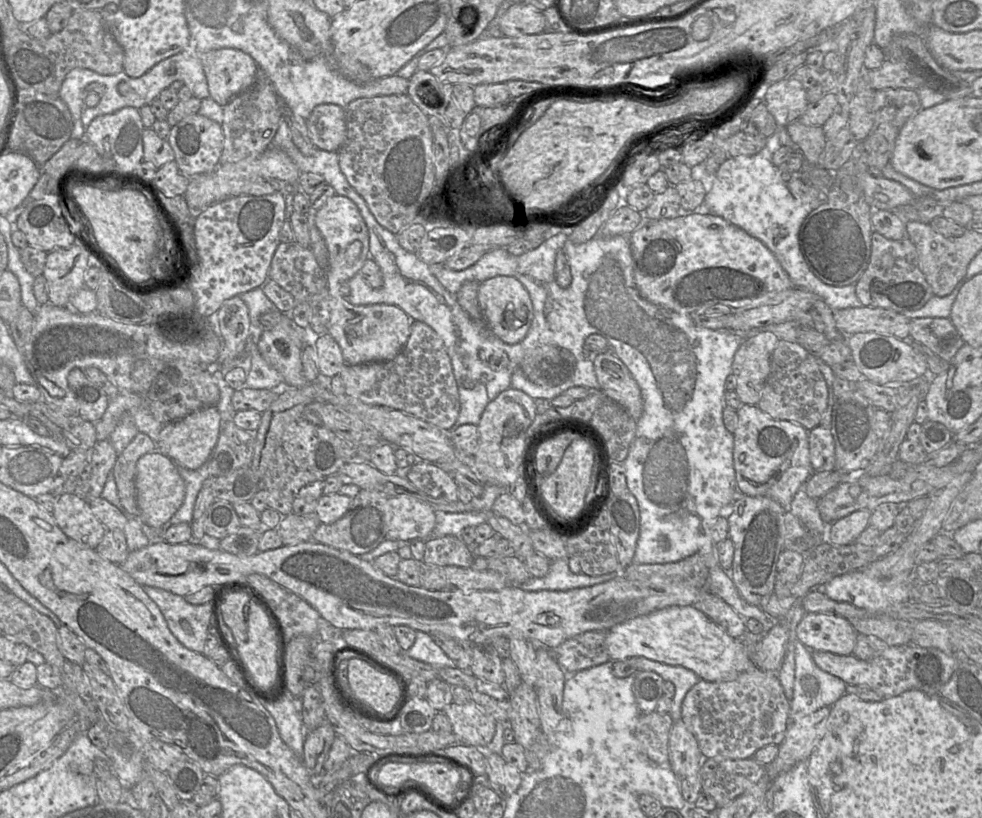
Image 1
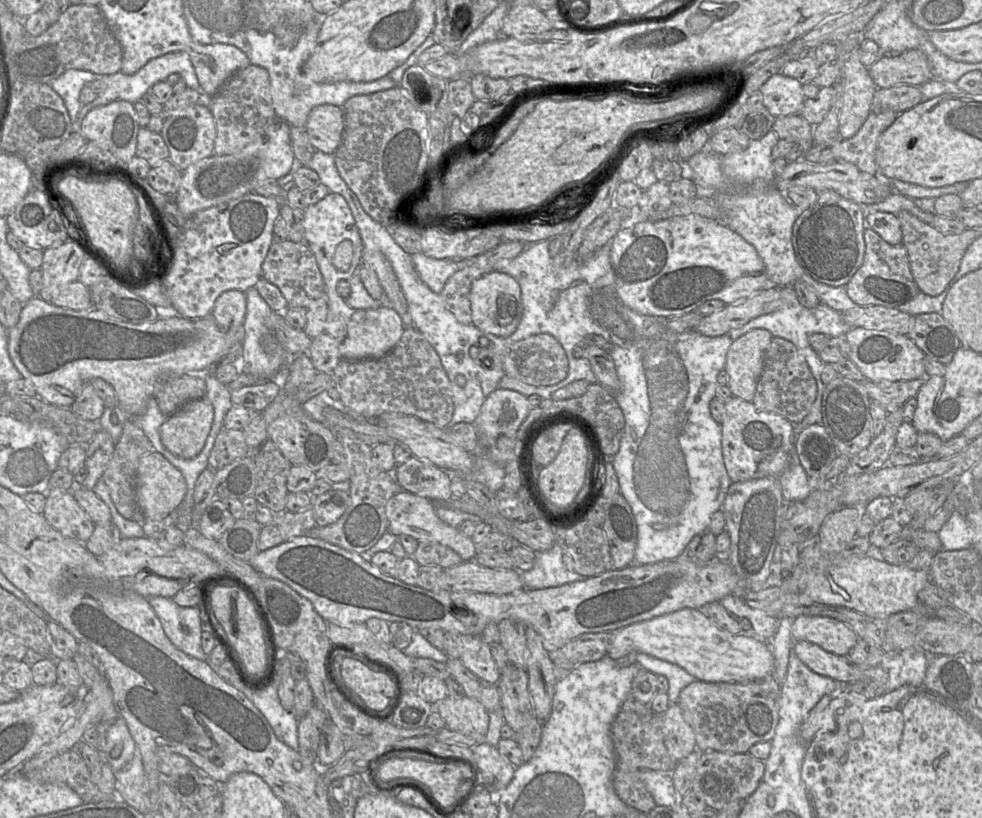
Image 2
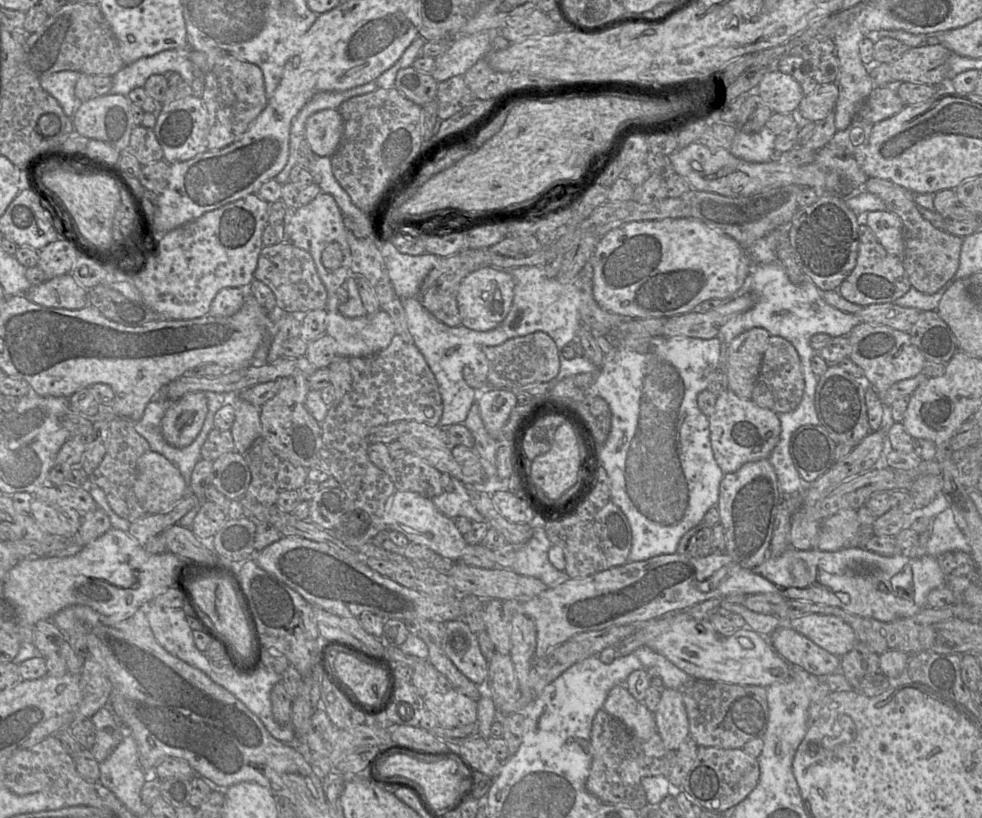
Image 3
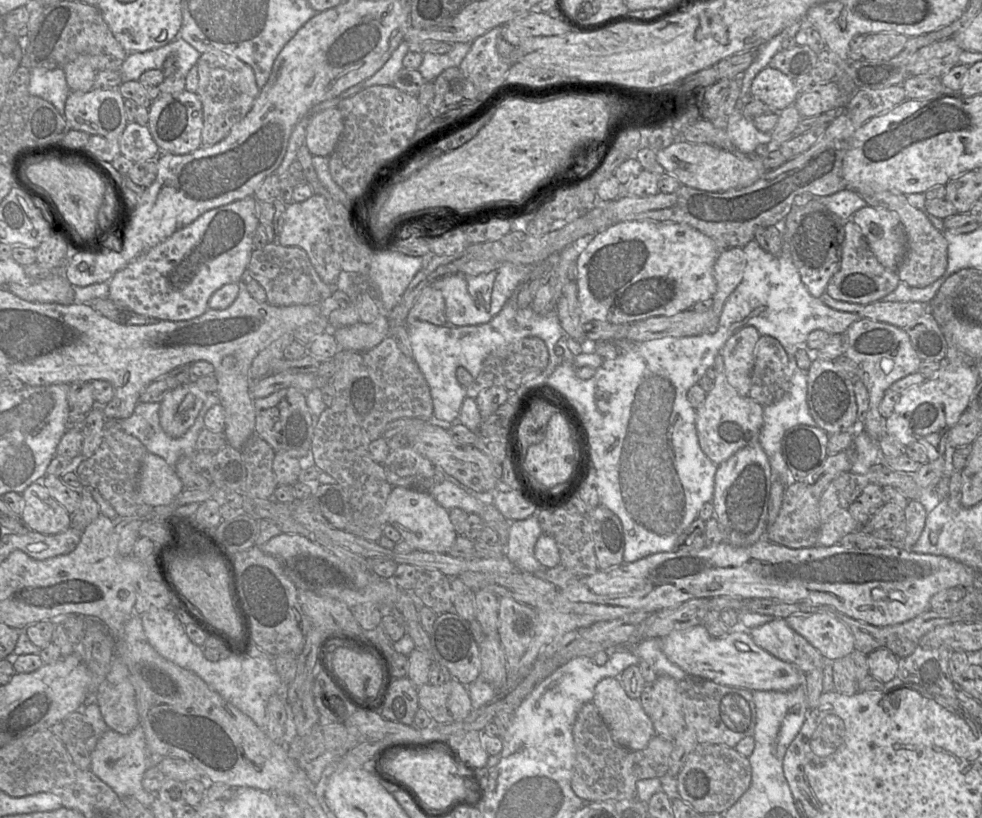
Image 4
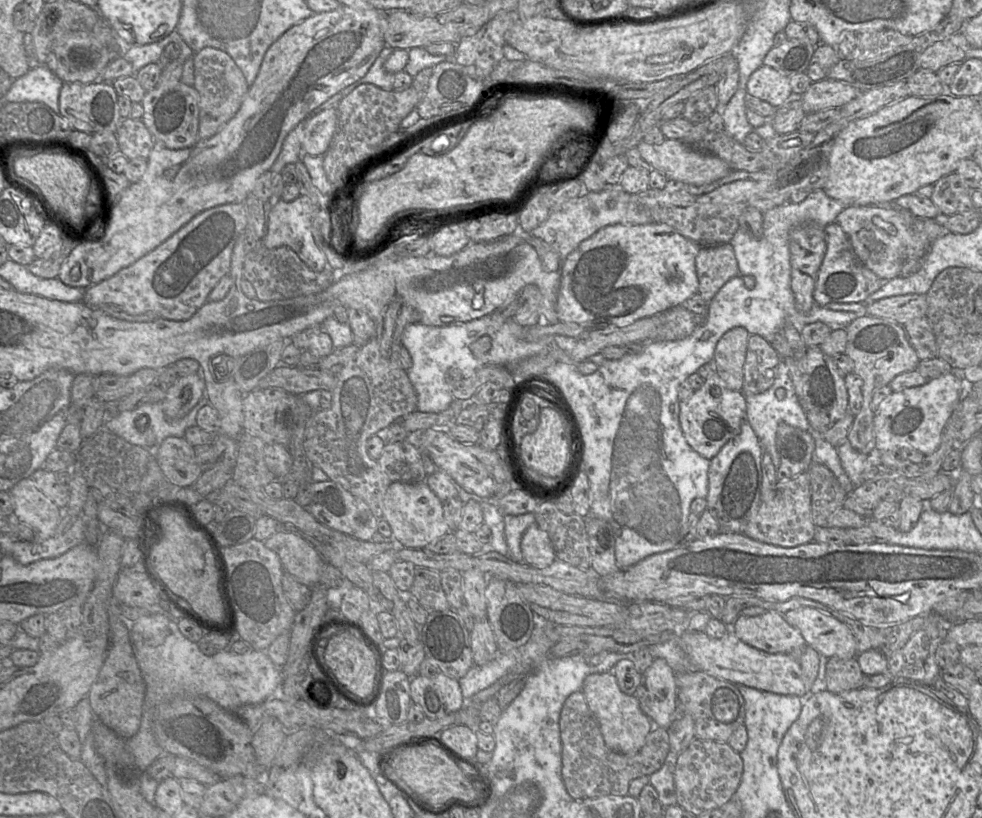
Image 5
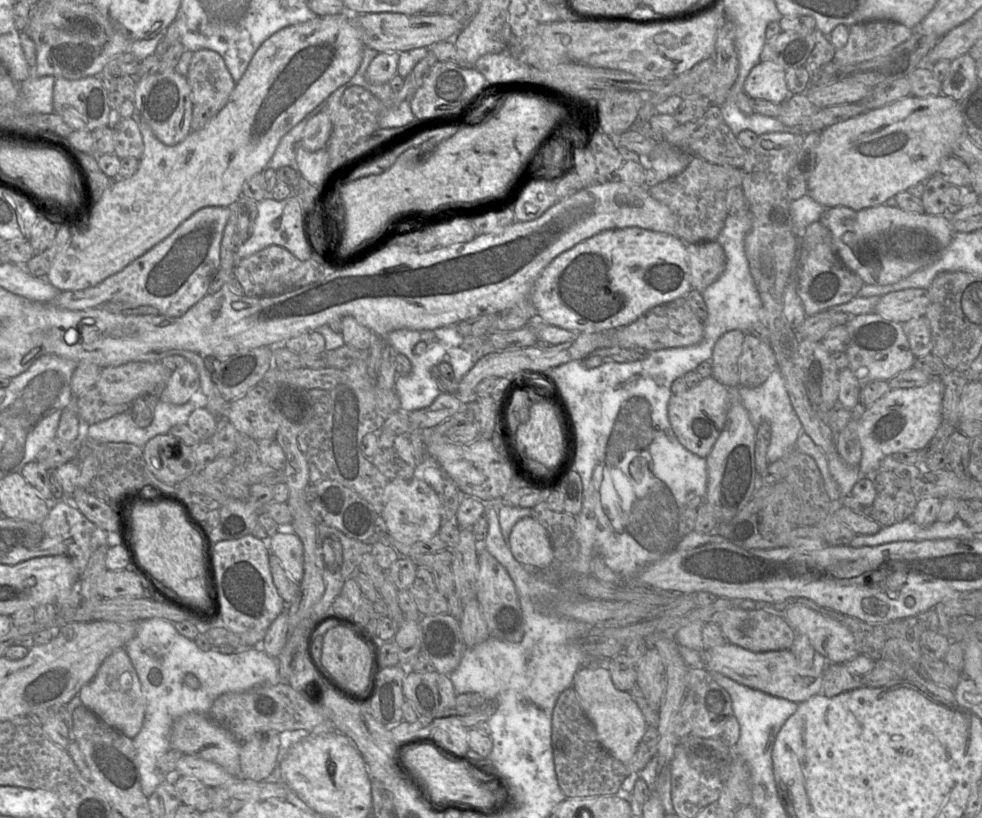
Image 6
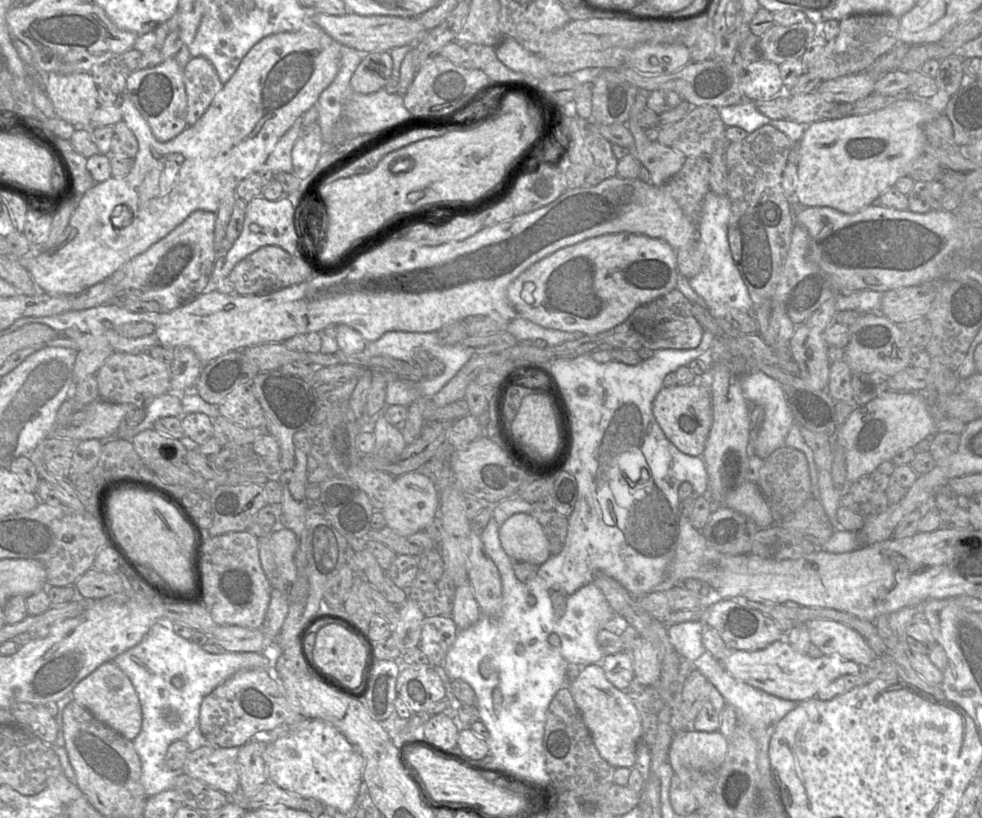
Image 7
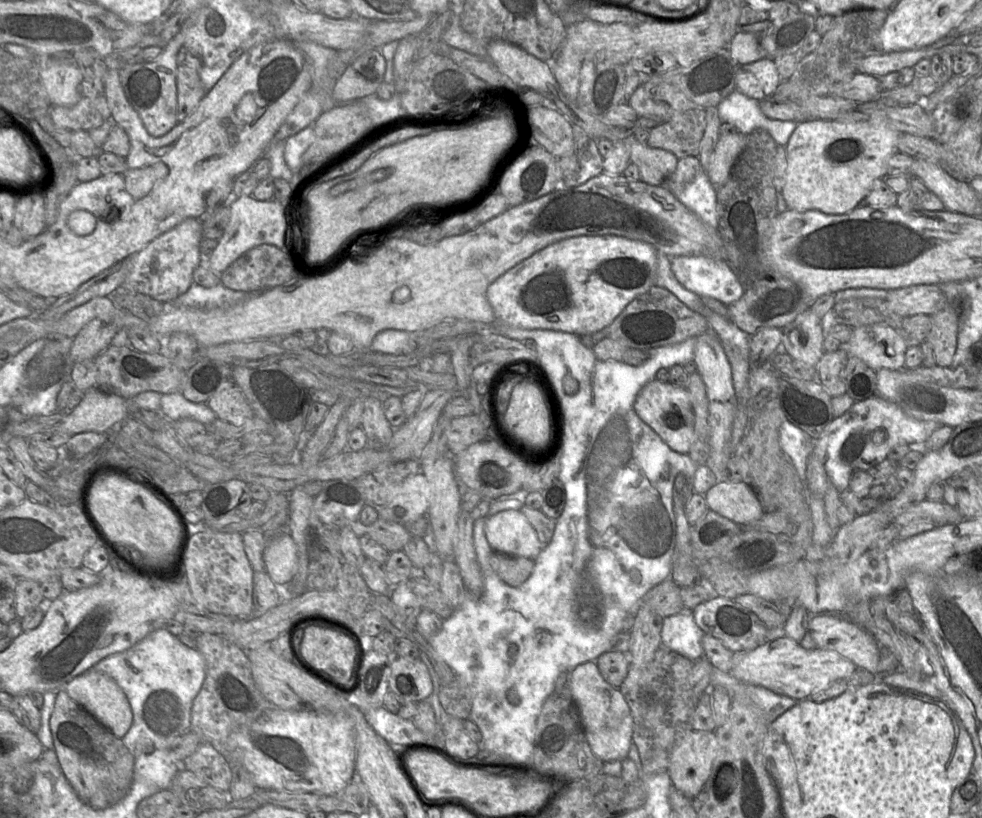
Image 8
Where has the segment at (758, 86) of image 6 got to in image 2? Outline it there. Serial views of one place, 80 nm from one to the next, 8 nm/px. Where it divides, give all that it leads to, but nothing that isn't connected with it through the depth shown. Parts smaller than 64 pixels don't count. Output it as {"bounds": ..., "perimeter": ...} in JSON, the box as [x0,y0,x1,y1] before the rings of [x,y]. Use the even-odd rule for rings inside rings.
{"bounds":[760,73,805,117],"perimeter":[[[782,73],[771,76],[760,88],[763,103],[774,117],[800,113],[805,101],[803,85]]]}

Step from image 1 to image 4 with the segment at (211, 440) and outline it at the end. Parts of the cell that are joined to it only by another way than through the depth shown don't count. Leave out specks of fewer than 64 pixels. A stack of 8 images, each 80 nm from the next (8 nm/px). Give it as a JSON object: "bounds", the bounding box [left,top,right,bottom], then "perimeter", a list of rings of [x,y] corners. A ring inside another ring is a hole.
{"bounds":[160,383,206,436],"perimeter":[[[185,383],[172,390],[161,402],[160,425],[169,436],[183,436],[194,424],[206,392],[195,383]]]}

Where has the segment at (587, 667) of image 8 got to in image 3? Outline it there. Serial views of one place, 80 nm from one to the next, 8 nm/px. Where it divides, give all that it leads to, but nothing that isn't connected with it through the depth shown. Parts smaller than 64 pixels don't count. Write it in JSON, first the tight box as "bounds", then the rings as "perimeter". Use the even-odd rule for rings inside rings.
{"bounds":[603,684,657,740],"perimeter":[[[623,684],[609,691],[603,710],[620,720],[640,740],[649,740],[657,732],[653,713],[643,702],[637,701]]]}

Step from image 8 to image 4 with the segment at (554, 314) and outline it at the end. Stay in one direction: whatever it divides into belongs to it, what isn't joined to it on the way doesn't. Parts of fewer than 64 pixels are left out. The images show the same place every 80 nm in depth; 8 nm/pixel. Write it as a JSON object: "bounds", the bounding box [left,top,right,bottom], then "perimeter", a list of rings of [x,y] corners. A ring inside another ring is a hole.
{"bounds":[575,221,721,325],"perimeter":[[[628,221],[597,232],[583,244],[575,261],[575,282],[582,325],[588,321],[620,324],[655,316],[671,316],[691,309],[700,300],[712,298],[717,291],[713,268],[721,250],[699,230],[676,222]]]}

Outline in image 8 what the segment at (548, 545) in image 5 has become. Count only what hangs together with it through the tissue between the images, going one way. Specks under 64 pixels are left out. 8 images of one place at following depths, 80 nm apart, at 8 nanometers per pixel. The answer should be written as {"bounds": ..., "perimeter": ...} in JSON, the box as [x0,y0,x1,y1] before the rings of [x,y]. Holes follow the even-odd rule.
{"bounds":[485,510,543,560],"perimeter":[[[520,510],[486,516],[485,535],[495,552],[535,560],[543,547],[535,528]]]}

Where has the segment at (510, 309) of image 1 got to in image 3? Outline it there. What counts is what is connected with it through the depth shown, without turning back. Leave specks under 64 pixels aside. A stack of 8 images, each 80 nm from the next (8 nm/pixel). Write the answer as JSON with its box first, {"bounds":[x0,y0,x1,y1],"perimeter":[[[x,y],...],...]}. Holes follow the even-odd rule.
{"bounds":[457,267,514,331],"perimeter":[[[480,267],[468,274],[461,281],[457,294],[461,325],[476,331],[488,331],[496,328],[511,309],[514,287],[514,278],[507,270]]]}

